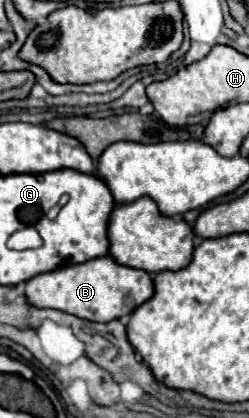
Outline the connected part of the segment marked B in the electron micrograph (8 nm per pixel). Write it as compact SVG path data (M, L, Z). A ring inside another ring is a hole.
M100 256L82 264L62 266L26 282L28 302L38 308L56 308L92 322L110 322L134 312L154 296L154 280L146 270L118 264L112 256Z

